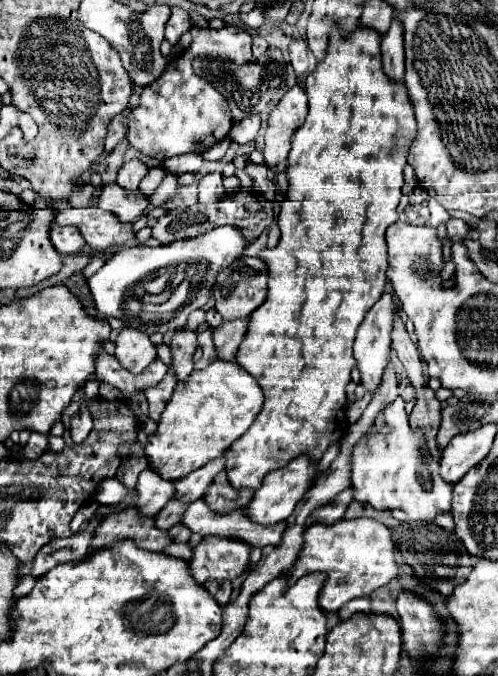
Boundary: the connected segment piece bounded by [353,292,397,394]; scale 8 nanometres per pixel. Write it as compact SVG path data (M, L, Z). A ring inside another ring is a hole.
M385 292L385 294L375 302L375 306L371 308L371 312L365 316L365 320L363 320L363 324L361 324L359 332L357 332L355 344L353 344L353 354L355 354L355 360L357 360L359 372L361 372L361 384L363 384L365 390L369 390L371 394L375 394L375 390L379 388L383 368L389 364L391 330L393 330L395 310L397 310L397 306L395 306L395 302L393 302L393 294L391 294L391 292Z

